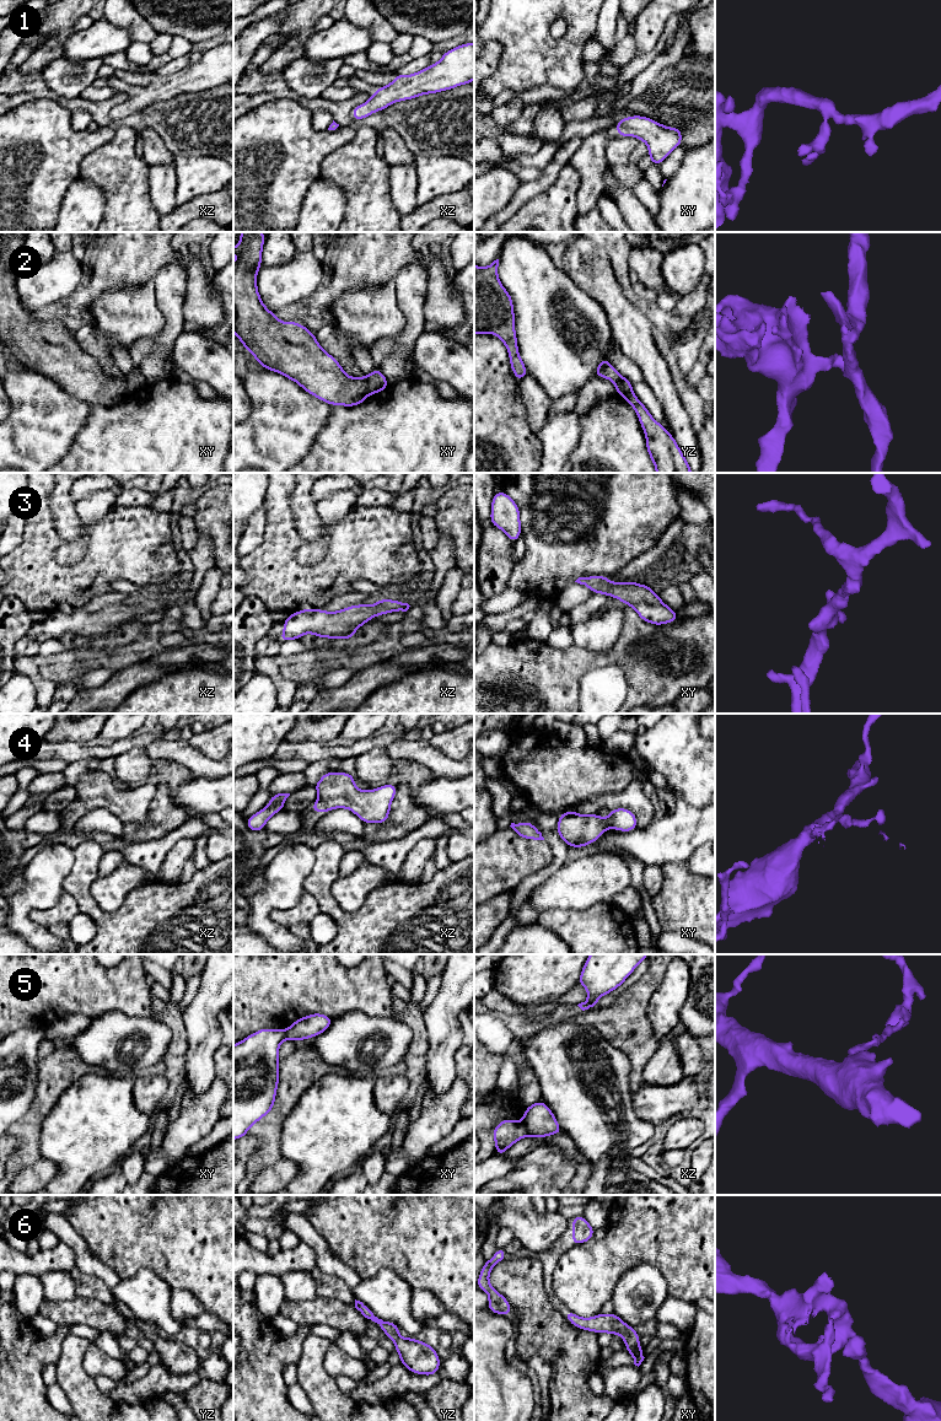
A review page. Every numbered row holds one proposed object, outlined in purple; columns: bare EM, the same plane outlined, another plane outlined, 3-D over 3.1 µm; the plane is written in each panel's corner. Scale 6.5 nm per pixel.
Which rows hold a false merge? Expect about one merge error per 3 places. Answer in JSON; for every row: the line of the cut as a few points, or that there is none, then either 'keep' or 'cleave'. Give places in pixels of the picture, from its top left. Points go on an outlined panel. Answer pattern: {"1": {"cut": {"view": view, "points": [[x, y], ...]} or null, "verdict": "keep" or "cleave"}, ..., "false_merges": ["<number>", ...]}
{"1": {"cut": null, "verdict": "keep"}, "2": {"cut": {"view": "xy", "points": [[365, 377], [369, 393]]}, "verdict": "cleave"}, "3": {"cut": null, "verdict": "keep"}, "4": {"cut": null, "verdict": "keep"}, "5": {"cut": {"view": "xz", "points": [[521, 1123], [528, 1135]]}, "verdict": "cleave"}, "6": {"cut": null, "verdict": "keep"}, "false_merges": ["2", "5"]}

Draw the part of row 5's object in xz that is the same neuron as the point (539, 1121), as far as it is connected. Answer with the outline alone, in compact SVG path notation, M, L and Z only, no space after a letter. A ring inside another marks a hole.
M543 1100L526 1108L522 1124L525 1125L528 1136L537 1139L563 1134L554 1114Z

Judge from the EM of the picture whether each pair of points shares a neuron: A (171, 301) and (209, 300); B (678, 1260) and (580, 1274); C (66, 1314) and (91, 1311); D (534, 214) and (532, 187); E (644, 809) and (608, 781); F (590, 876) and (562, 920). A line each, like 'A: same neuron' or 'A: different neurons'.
A: different neurons
B: same neuron
C: same neuron
D: different neurons
E: different neurons
F: different neurons

